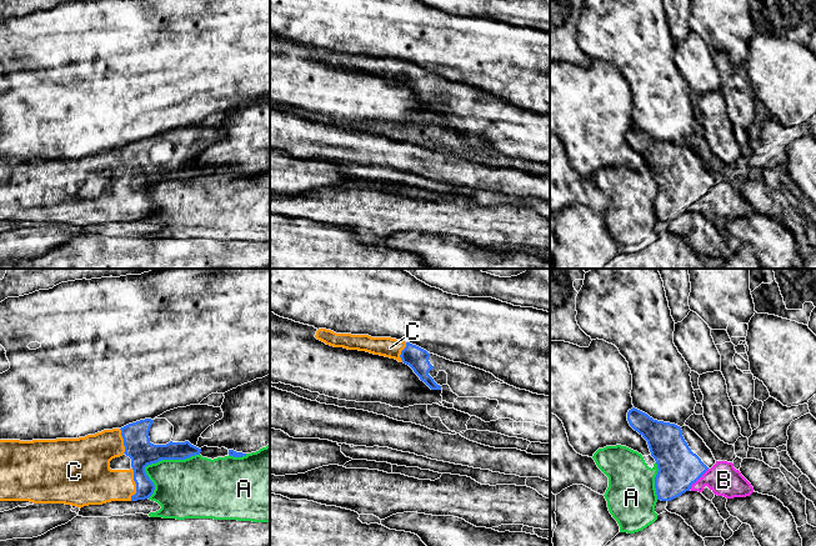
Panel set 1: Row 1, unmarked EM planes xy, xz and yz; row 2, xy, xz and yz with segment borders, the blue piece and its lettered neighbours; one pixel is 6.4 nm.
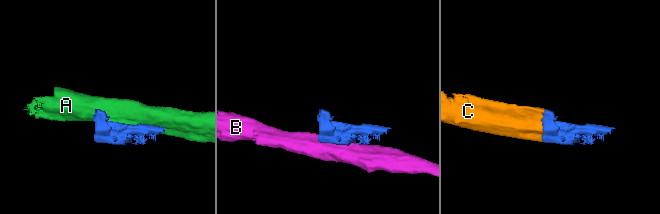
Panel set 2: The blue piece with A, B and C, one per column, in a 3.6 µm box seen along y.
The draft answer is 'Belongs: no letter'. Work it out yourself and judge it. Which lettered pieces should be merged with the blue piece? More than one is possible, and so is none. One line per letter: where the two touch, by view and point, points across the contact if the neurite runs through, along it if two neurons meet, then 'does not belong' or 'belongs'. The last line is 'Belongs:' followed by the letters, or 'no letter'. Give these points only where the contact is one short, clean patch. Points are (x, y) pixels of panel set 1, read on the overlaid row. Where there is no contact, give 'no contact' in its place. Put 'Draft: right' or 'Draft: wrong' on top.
Draft: wrong
A: xy (156, 461) | does not belong
B: yz (699, 477) | does not belong
C: xy (136, 485) | belongs
Belongs: C

